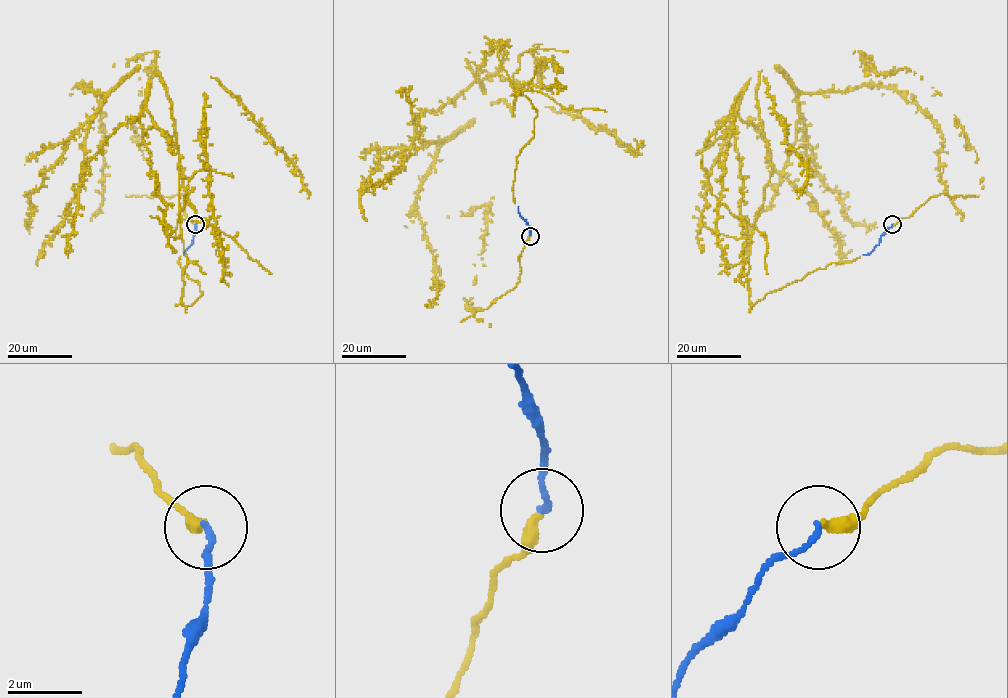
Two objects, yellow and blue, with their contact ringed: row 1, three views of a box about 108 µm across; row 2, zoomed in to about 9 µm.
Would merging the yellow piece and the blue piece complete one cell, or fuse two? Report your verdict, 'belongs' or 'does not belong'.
belongs

